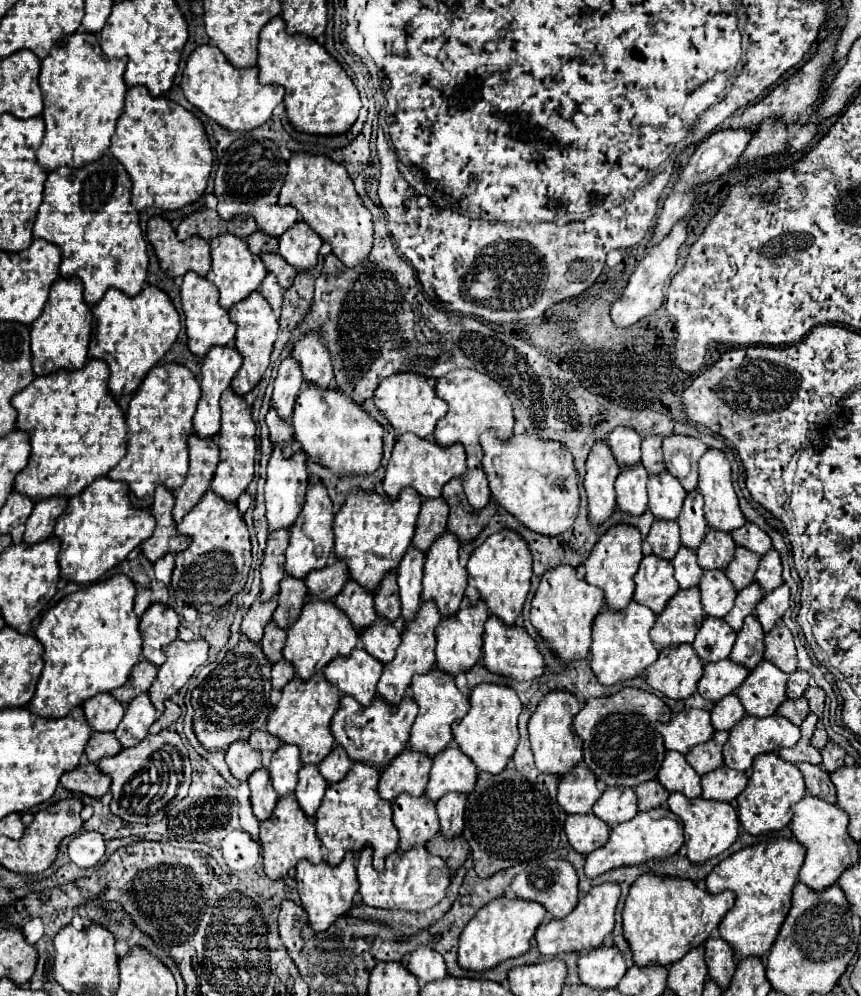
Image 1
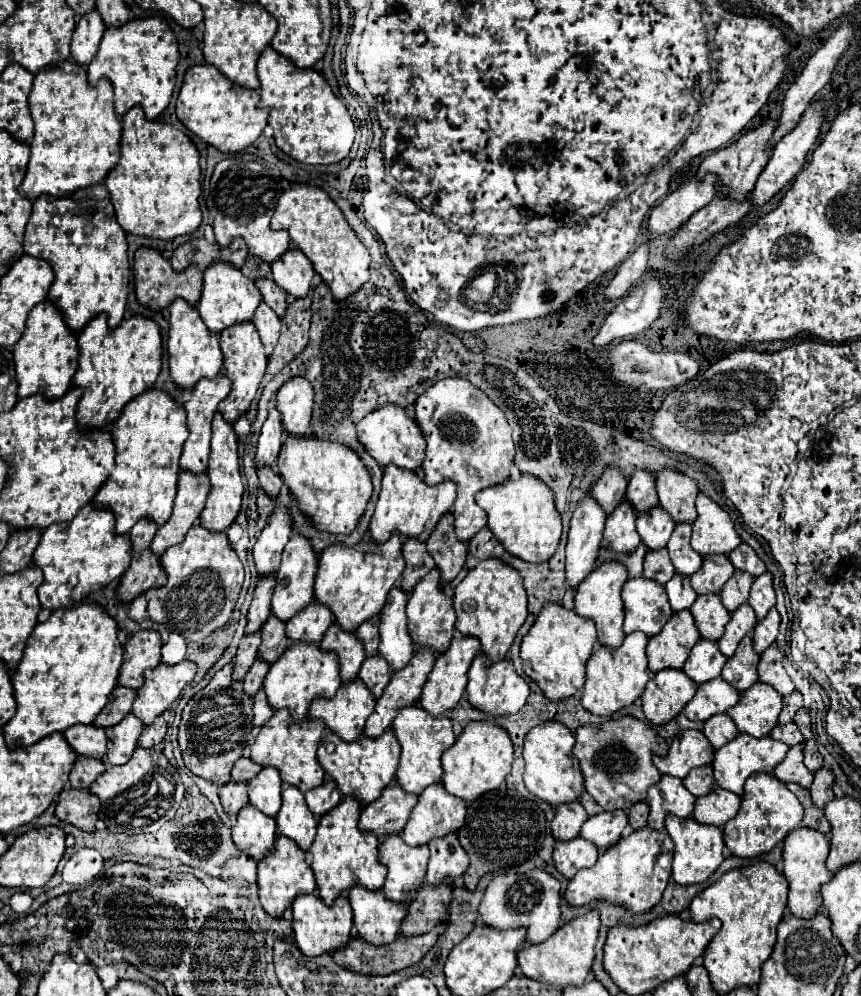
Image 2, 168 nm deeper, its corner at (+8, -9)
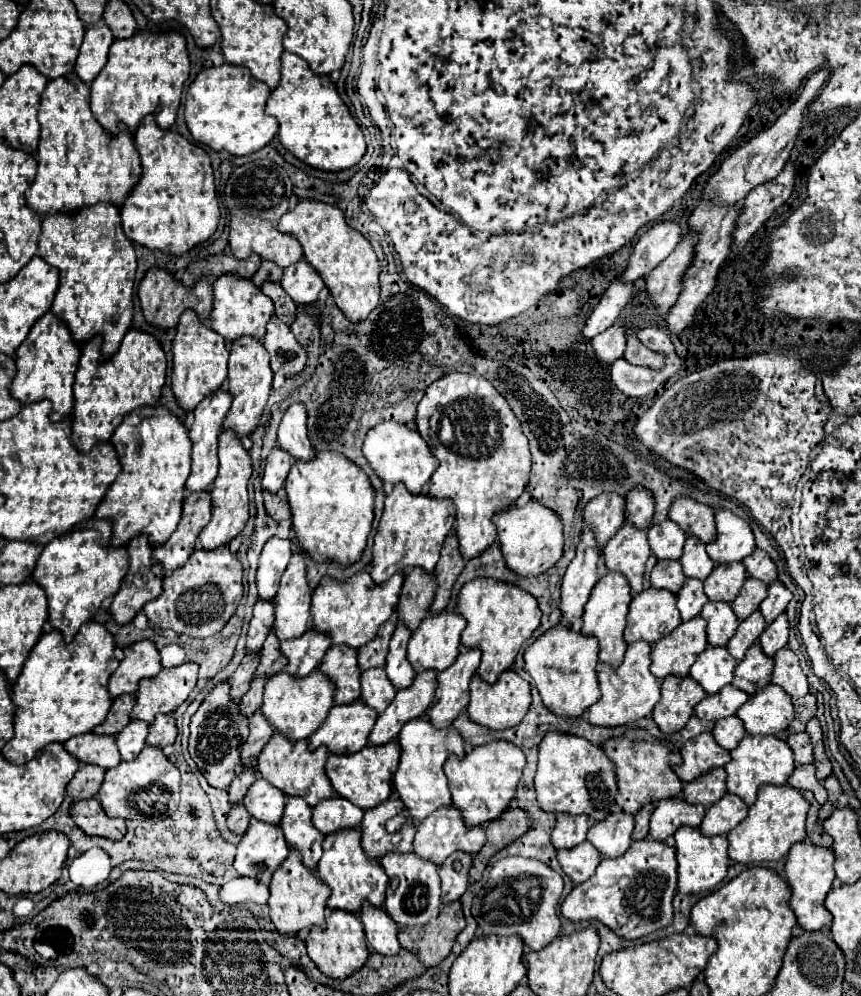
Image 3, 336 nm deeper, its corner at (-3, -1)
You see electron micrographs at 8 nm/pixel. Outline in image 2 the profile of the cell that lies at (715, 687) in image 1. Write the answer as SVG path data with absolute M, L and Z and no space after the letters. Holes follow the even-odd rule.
M722 677L712 679L698 687L692 701L684 707L684 715L690 721L708 721L718 713L726 713L730 707L738 703L740 693L732 689Z

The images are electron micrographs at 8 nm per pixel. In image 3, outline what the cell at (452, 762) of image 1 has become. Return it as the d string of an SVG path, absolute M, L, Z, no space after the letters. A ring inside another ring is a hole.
M443 805L439 809L435 809L435 813L431 813L429 817L425 817L415 833L415 851L423 857L429 859L433 863L443 863L453 851L467 851L467 853L477 853L485 843L485 829L475 825L475 827L467 827L461 809L457 809L455 805Z

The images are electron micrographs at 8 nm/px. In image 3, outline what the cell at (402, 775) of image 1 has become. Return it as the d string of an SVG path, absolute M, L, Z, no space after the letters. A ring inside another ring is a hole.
M391 797L383 803L379 803L373 809L365 811L365 817L361 821L361 833L363 833L363 849L369 857L379 859L387 851L413 851L413 837L415 837L415 825L403 823L403 827L397 833L387 833L385 823L401 815L405 811L405 805L399 797Z

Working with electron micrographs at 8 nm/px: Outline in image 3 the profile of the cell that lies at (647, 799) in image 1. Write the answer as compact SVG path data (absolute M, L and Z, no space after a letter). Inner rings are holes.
M645 805L637 815L635 815L635 831L633 839L645 839L649 835L649 817L653 815L655 805Z

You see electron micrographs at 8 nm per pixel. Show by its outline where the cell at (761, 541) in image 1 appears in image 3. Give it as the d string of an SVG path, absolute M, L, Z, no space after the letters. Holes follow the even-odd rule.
M755 547L755 551L751 553L751 557L743 559L743 565L747 567L747 573L755 579L761 579L763 583L771 583L777 579L777 567L773 563L773 559L767 555L767 551Z

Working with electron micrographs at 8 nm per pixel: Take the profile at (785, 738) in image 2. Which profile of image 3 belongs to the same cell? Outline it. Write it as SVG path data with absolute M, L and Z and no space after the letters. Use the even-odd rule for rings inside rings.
M807 731L791 733L787 743L795 753L795 763L811 763L813 761L813 745L811 745L811 737Z

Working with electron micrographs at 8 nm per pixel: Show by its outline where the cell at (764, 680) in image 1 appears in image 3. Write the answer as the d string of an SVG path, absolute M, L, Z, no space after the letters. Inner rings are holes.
M767 685L751 695L737 711L751 735L775 735L793 721L793 701L779 685Z

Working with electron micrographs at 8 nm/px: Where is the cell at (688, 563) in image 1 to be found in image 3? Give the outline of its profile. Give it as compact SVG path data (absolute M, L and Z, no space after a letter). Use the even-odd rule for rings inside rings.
M687 577L683 587L679 589L677 593L677 607L681 611L681 619L687 621L695 615L701 613L703 605L707 603L707 595L703 593L703 583L699 579L693 579L693 577Z

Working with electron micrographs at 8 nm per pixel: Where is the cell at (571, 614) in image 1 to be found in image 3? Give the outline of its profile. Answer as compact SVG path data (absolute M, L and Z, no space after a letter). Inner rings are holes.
M563 623L553 625L525 649L525 671L533 677L547 709L559 715L577 717L599 697L595 669L599 665L599 641L593 635L583 635Z

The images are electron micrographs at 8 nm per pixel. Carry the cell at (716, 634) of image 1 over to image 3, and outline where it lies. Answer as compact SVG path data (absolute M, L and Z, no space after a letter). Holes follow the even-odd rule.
M707 647L691 667L691 677L709 693L717 693L733 679L737 661L731 657L727 647Z

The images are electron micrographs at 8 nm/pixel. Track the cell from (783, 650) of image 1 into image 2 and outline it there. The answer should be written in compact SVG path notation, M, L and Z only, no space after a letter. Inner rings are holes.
M776 645L768 647L762 655L760 655L760 665L758 665L758 675L760 681L774 687L782 697L790 695L794 691L794 683L788 677L788 673L782 667L782 653L778 651Z

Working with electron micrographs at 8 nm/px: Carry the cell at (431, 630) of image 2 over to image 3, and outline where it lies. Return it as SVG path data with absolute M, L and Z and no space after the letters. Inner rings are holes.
M429 611L427 617L419 623L419 627L413 631L411 639L409 639L409 661L415 667L415 671L423 671L423 669L447 669L459 655L459 645L461 645L461 633L465 629L465 619L461 617L461 613L457 611L441 611L441 613L433 613Z

